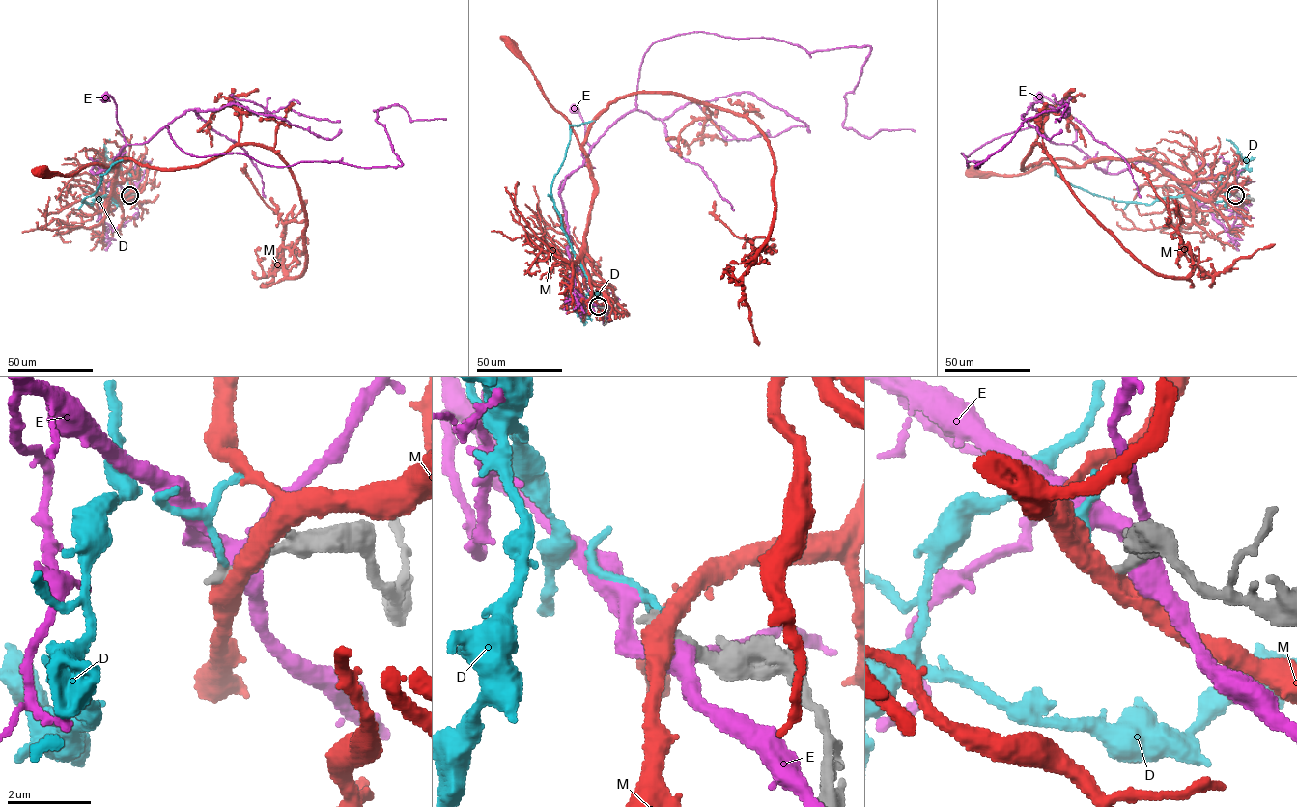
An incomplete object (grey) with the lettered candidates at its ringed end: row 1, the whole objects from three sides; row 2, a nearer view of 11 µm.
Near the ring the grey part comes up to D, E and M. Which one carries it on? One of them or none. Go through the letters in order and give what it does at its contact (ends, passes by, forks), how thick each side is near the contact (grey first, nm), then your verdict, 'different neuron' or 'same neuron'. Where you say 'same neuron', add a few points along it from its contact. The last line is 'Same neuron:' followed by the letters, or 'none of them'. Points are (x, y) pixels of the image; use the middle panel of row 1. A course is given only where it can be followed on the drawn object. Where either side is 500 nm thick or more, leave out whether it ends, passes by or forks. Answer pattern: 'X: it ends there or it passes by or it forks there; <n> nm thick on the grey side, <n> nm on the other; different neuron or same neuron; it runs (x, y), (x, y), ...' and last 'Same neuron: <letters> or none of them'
D: it ends there; 260 nm thick on the grey side, 150 nm on the other; same neuron
E: it forks there; 220 nm thick on the grey side, 420 nm on the other; different neuron
M: it passes by; 300 nm thick on the grey side, 480 nm on the other; different neuron
Same neuron: D

